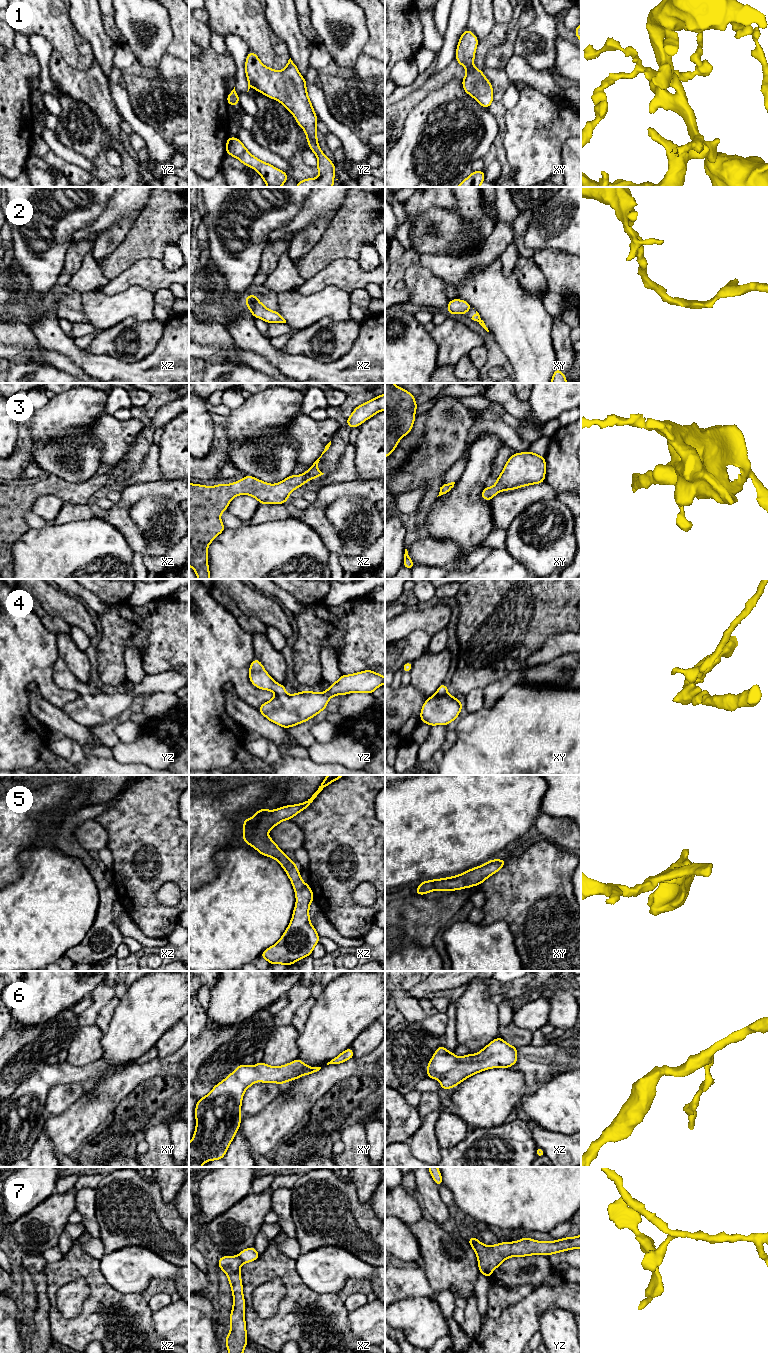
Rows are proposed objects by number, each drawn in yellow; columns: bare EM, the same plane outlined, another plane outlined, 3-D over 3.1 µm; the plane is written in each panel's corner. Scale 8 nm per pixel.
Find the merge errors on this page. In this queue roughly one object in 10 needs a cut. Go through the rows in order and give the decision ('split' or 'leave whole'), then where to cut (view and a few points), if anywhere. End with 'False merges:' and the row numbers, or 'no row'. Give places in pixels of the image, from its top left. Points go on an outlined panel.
1: leave whole; cut none
2: leave whole; cut none
3: leave whole; cut none
4: leave whole; cut none
5: leave whole; cut none
6: leave whole; cut none
7: split; cut yz (477, 1240), (475, 1252)
False merges: 7

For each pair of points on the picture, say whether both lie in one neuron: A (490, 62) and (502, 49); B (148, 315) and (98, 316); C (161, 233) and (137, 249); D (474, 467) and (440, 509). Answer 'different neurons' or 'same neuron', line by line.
A: same neuron
B: same neuron
C: same neuron
D: same neuron

